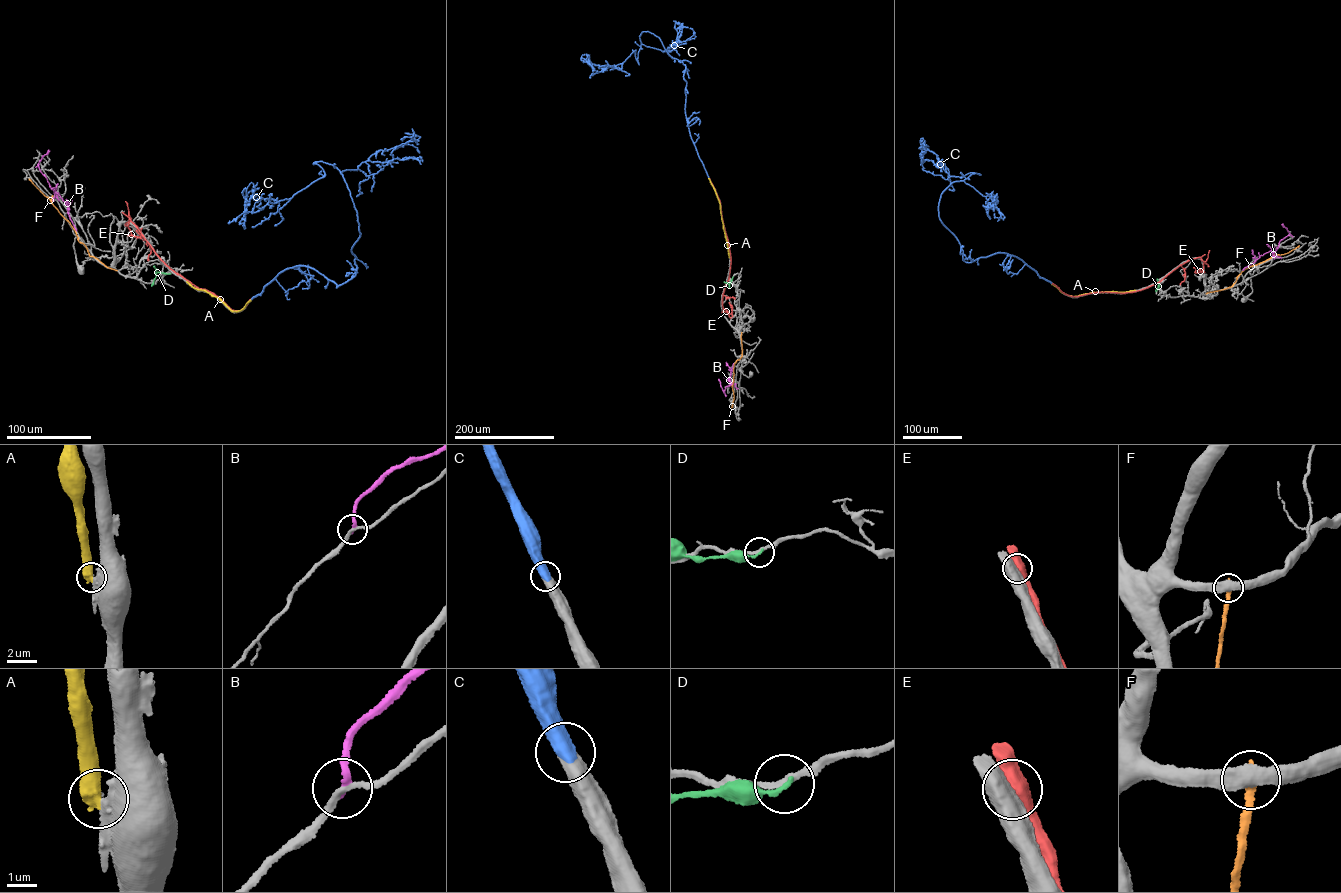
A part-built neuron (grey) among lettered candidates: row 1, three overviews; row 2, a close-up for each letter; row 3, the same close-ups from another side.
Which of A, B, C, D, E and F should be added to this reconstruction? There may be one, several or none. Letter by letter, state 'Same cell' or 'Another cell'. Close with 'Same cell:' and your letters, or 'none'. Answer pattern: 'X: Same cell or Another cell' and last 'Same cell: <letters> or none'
A: Another cell
B: Another cell
C: Same cell
D: Another cell
E: Another cell
F: Another cell
Same cell: C

